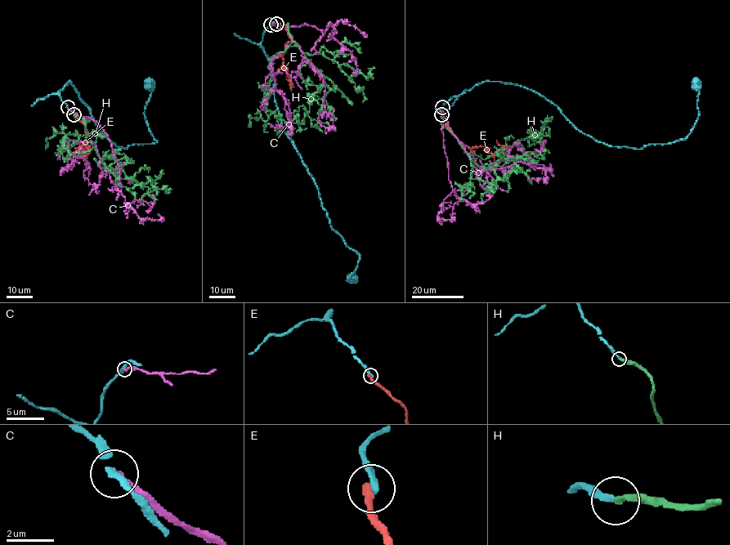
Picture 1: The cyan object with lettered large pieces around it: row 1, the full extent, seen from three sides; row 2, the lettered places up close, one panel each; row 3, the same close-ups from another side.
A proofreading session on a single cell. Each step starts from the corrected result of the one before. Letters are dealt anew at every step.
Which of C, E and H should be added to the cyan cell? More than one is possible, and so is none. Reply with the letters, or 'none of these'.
H

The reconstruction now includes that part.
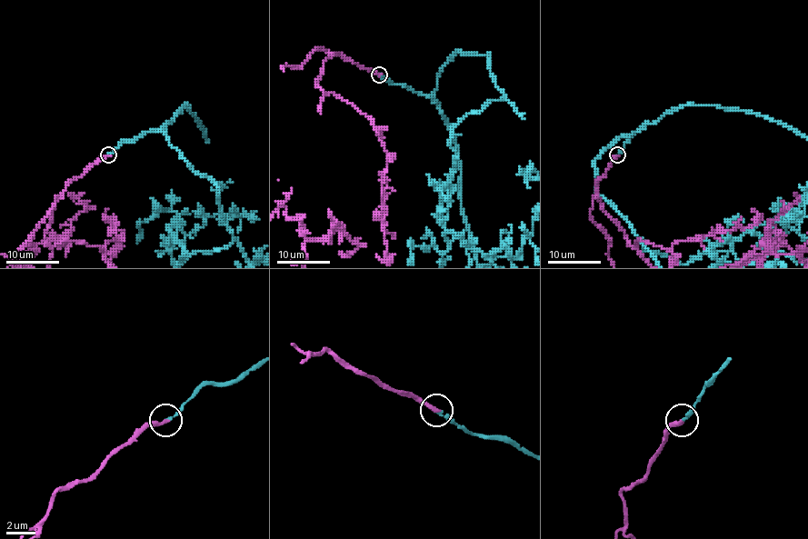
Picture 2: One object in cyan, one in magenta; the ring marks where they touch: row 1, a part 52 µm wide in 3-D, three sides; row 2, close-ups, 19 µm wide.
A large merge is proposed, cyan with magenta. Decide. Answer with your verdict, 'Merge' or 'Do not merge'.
Merge

